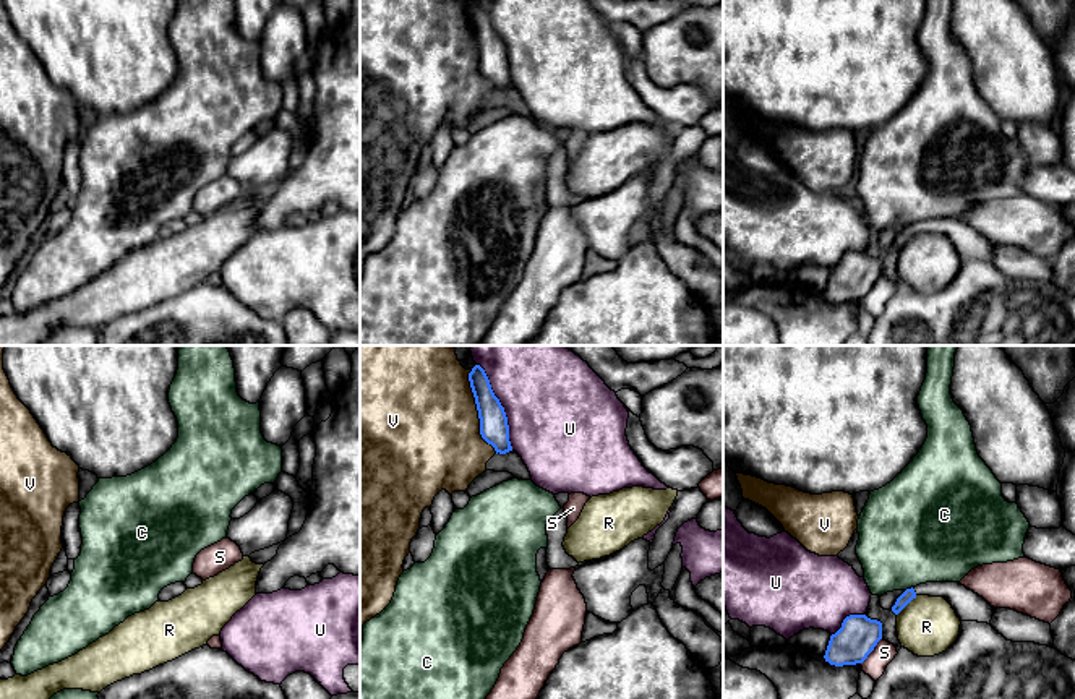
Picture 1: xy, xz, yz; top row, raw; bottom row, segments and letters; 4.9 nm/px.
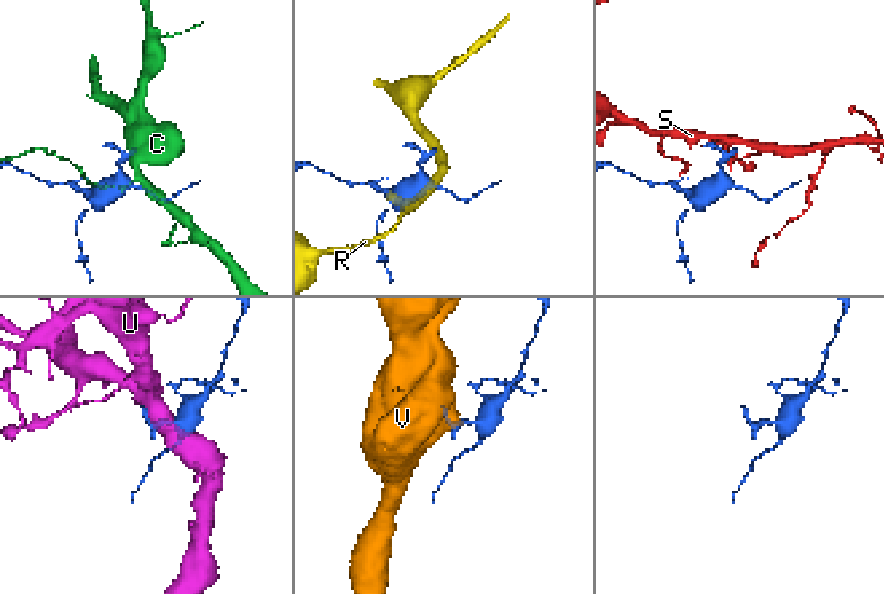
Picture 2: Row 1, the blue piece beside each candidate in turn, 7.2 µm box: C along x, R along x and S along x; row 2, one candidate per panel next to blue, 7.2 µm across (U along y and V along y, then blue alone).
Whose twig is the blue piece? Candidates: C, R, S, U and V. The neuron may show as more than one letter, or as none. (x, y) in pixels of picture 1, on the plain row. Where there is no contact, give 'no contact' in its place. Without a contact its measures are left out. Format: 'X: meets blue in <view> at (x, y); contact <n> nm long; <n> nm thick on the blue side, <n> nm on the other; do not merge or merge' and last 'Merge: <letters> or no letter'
C: meets blue in yz at (908, 226); contact 50 nm long; 60 nm thick on the blue side, 460 nm on the other; do not merge
R: meets blue in yz at (907, 240); contact 140 nm long; 60 nm thick on the blue side, 300 nm on the other; do not merge
S: meets blue in yz at (873, 286); contact 170 nm long; 200 nm thick on the blue side, 110 nm on the other; do not merge
U: meets blue in xz at (503, 44); contact 460 nm long; 140 nm thick on the blue side, 460 nm on the other; do not merge
V: meets blue in xz at (479, 49); contact 440 nm long; 140 nm thick on the blue side, 480 nm on the other; do not merge
Merge: no letter

